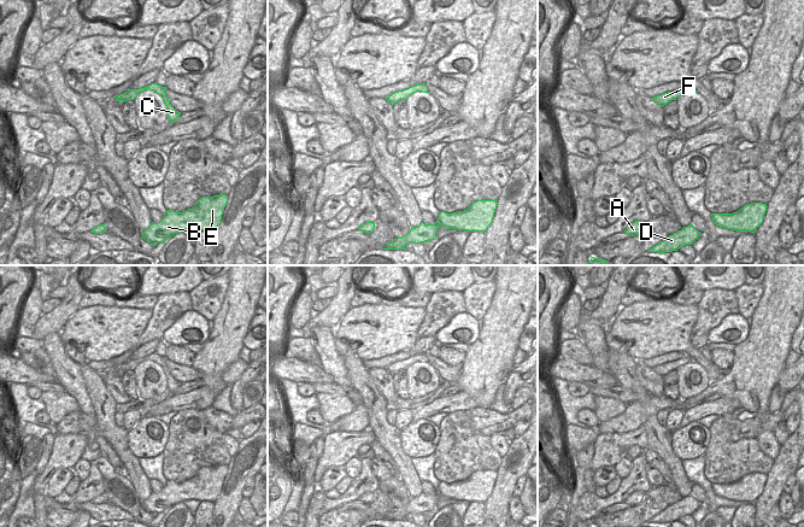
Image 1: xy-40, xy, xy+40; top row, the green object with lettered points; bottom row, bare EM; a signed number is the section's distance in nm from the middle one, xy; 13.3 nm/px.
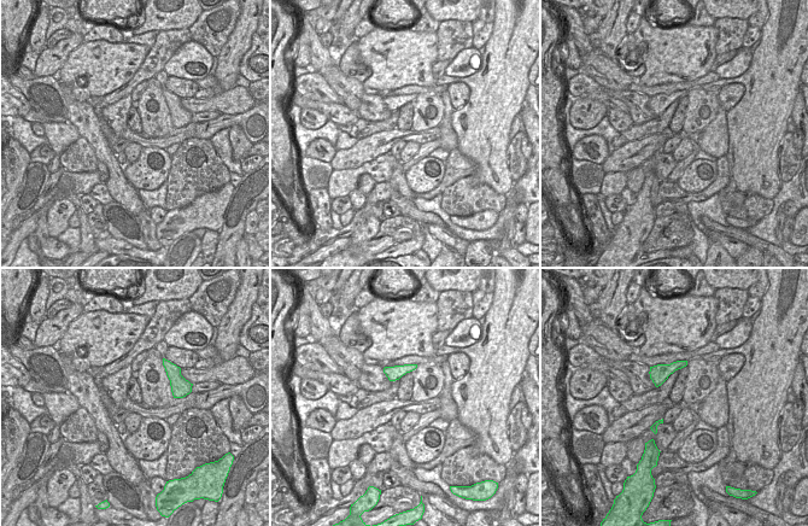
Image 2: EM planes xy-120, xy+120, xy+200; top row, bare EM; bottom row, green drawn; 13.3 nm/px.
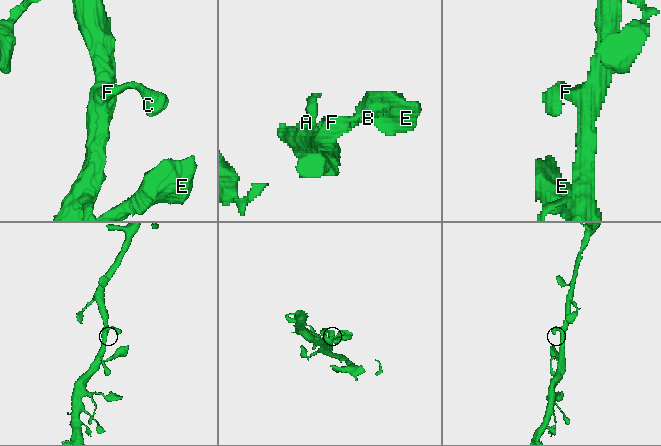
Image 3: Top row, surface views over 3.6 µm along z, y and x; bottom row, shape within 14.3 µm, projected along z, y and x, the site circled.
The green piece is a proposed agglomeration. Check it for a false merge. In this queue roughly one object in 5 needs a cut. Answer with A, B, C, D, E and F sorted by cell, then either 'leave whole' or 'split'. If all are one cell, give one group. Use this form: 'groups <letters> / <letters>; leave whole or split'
groups A B C D E F; leave whole

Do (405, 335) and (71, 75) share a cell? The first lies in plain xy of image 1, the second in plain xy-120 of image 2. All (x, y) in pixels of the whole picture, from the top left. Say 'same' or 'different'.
same

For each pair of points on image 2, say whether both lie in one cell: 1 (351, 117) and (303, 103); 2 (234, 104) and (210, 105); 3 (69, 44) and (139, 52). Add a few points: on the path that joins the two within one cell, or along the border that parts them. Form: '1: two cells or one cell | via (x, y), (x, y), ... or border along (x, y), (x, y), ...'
1: one cell | via (339, 114), (315, 105)
2: one cell | via (228, 104), (216, 104)
3: two cells | border along (82, 41), (60, 66)

